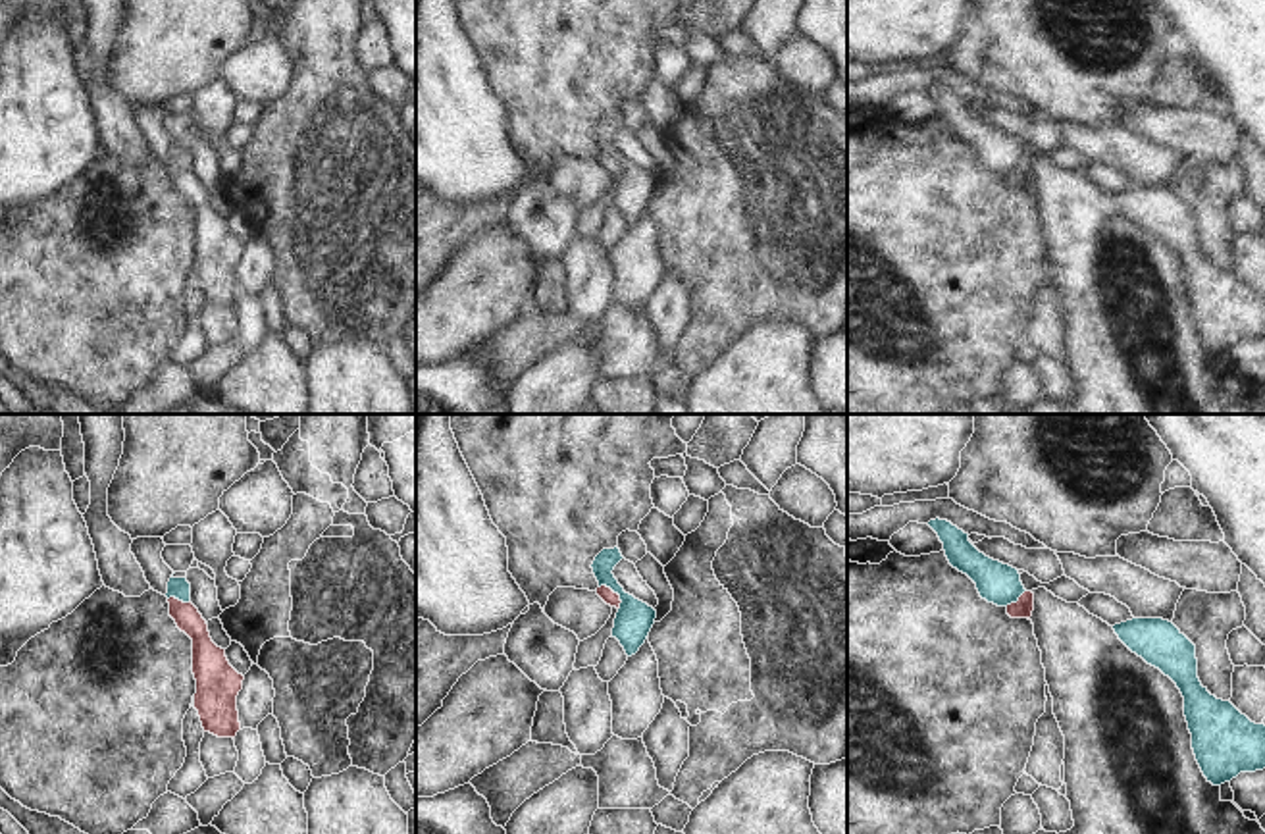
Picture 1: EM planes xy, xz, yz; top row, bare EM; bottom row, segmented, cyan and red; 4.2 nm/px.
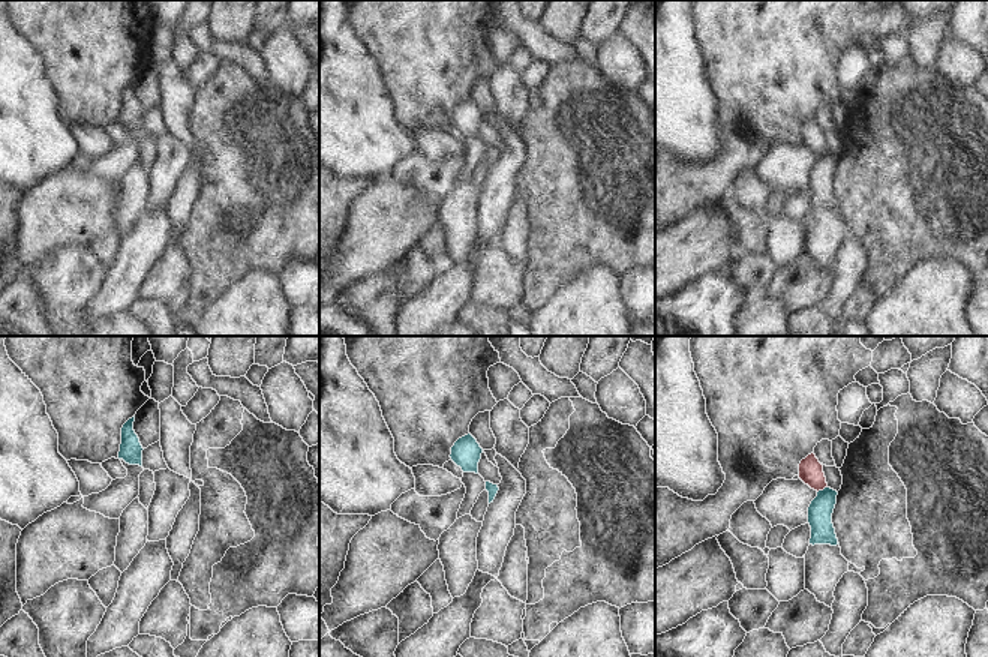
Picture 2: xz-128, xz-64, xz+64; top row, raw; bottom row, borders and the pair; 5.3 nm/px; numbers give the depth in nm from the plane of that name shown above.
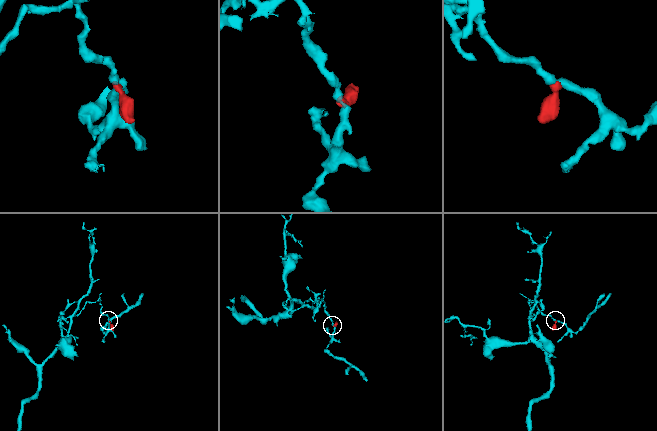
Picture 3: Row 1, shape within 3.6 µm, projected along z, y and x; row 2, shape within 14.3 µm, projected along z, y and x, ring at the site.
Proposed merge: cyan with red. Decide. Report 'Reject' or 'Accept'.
Reject

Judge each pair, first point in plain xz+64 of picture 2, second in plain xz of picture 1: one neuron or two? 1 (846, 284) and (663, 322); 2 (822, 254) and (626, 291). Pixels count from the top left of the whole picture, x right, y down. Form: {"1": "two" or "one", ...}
{"1": "one", "2": "one"}

